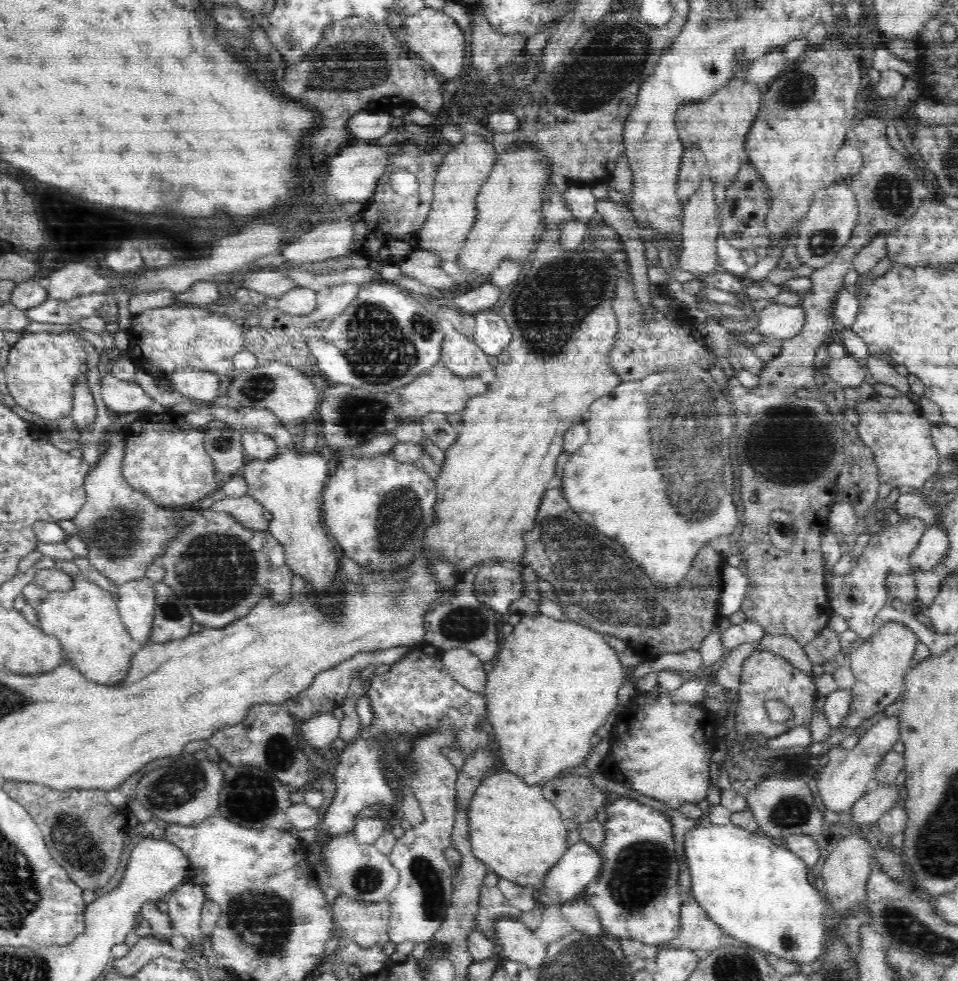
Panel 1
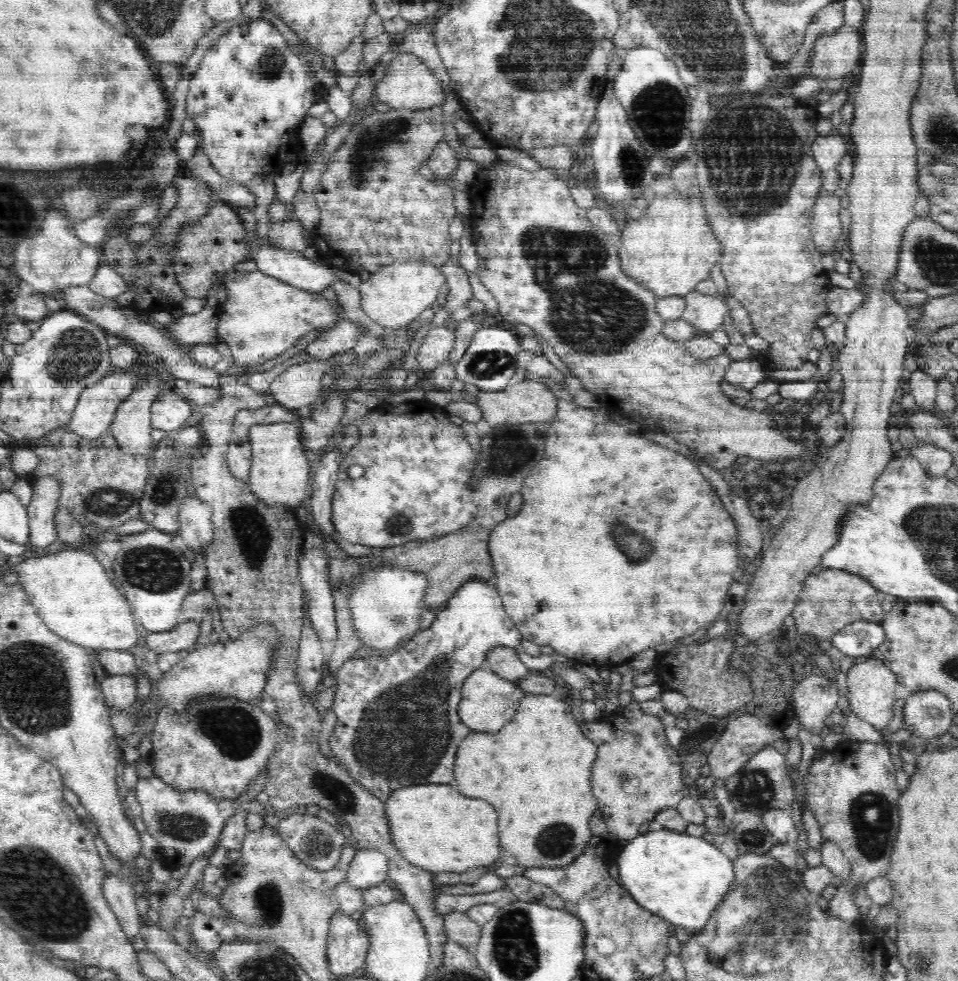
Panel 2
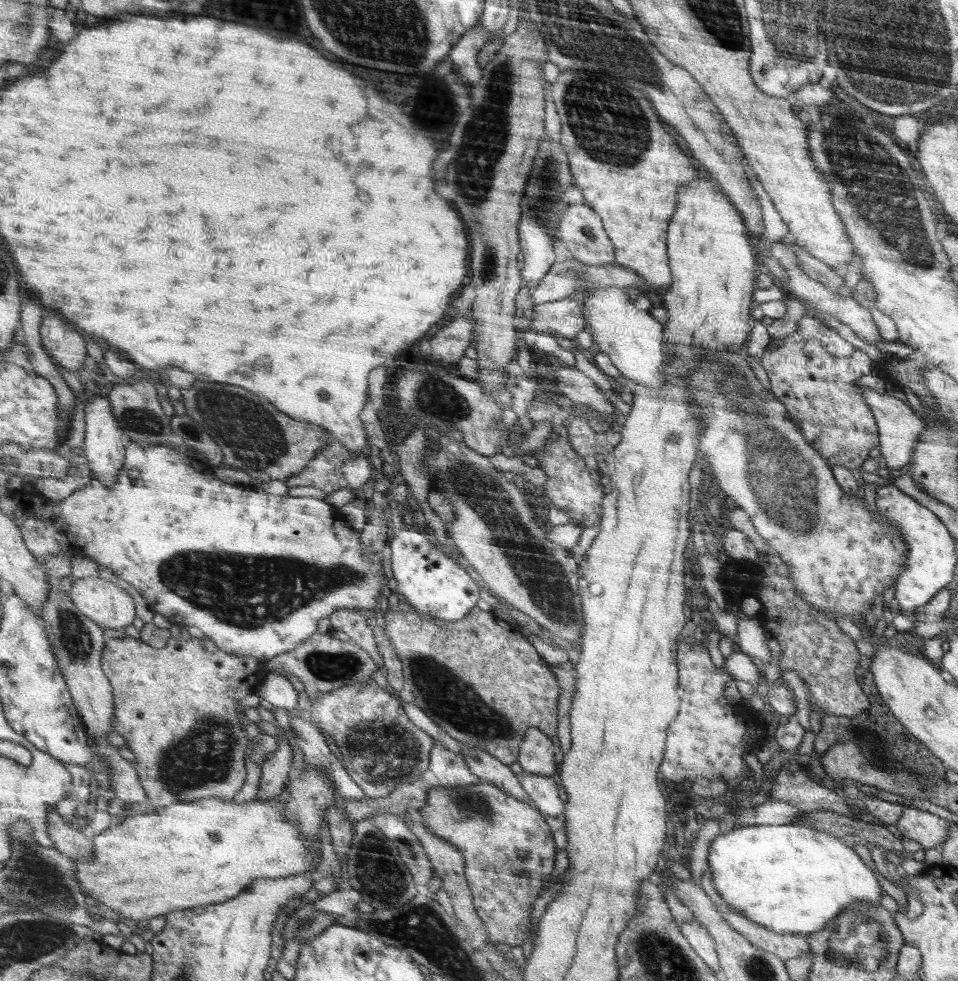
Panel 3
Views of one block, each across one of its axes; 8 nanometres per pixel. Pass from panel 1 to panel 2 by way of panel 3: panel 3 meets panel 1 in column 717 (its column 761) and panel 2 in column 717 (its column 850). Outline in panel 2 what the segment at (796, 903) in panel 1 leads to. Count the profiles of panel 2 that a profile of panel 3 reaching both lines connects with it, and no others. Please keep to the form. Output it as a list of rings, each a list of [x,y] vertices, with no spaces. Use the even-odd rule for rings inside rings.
[[[667,828],[648,830],[630,839],[620,850],[616,866],[620,884],[640,906],[690,933],[705,927],[711,913],[723,904],[735,880],[732,862],[715,845],[708,844],[702,837],[692,838],[685,832]]]

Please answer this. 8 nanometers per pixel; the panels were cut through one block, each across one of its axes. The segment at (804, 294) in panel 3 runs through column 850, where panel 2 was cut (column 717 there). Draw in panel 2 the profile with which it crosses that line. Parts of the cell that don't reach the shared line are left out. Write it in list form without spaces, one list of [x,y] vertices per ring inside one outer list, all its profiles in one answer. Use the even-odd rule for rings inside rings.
[[[692,290],[685,296],[682,317],[696,329],[697,334],[709,334],[724,324],[724,316],[728,312],[729,309],[721,297]]]

